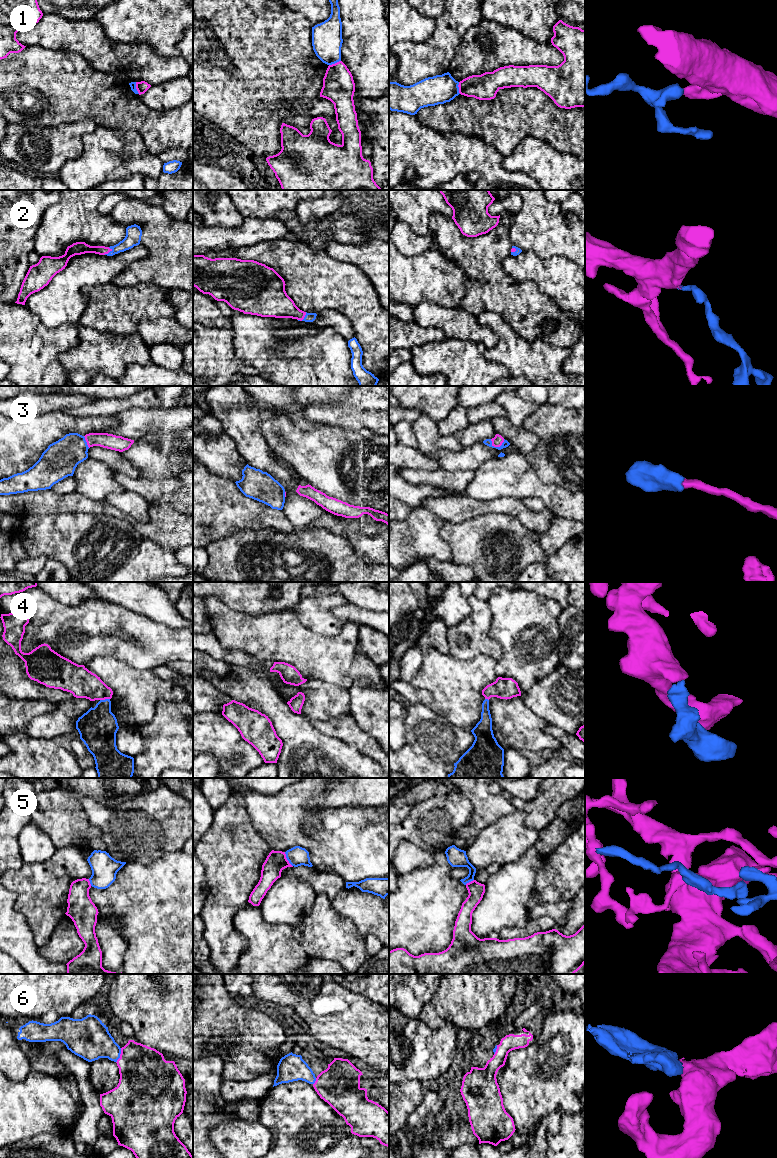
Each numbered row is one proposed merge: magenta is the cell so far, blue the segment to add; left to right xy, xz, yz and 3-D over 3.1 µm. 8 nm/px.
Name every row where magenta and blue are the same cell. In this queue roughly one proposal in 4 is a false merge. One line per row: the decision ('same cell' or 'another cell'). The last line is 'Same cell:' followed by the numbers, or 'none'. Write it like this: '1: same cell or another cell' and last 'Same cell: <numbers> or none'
1: another cell
2: same cell
3: same cell
4: same cell
5: same cell
6: same cell
Same cell: 2, 3, 4, 5, 6

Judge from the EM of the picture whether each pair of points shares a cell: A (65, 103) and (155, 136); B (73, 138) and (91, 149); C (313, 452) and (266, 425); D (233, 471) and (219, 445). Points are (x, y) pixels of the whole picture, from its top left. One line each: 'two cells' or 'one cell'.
A: one cell
B: two cells
C: one cell
D: one cell

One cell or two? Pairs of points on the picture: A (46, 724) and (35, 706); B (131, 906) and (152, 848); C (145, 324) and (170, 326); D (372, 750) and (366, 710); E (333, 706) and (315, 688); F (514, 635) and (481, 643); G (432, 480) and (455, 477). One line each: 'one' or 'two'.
A: two
B: two
C: one
D: two
E: one
F: two
G: one

